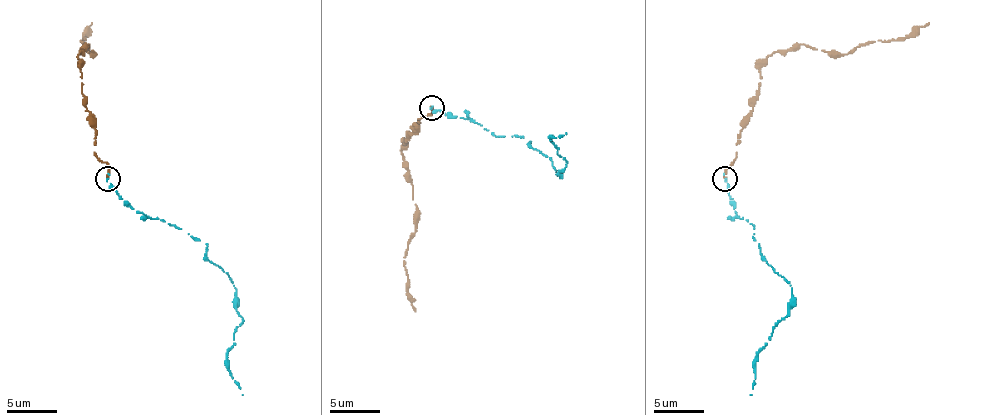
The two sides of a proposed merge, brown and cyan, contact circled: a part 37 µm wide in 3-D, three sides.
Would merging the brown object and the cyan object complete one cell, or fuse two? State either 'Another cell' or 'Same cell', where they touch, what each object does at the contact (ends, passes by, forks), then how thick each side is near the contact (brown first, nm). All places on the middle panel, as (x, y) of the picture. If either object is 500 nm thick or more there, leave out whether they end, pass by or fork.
Another cell. Place: (431, 107). At the ring brown ends. At the ring cyan ends. Thickness 240 nm (brown) against 180 nm

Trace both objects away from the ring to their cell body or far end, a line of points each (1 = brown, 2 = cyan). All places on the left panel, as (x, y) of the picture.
1: (107, 176), (77, 56), (90, 43), (92, 53), (80, 41), (92, 23)
2: (107, 179), (132, 209), (200, 239), (205, 257), (235, 287), (243, 320), (228, 370), (243, 395)

